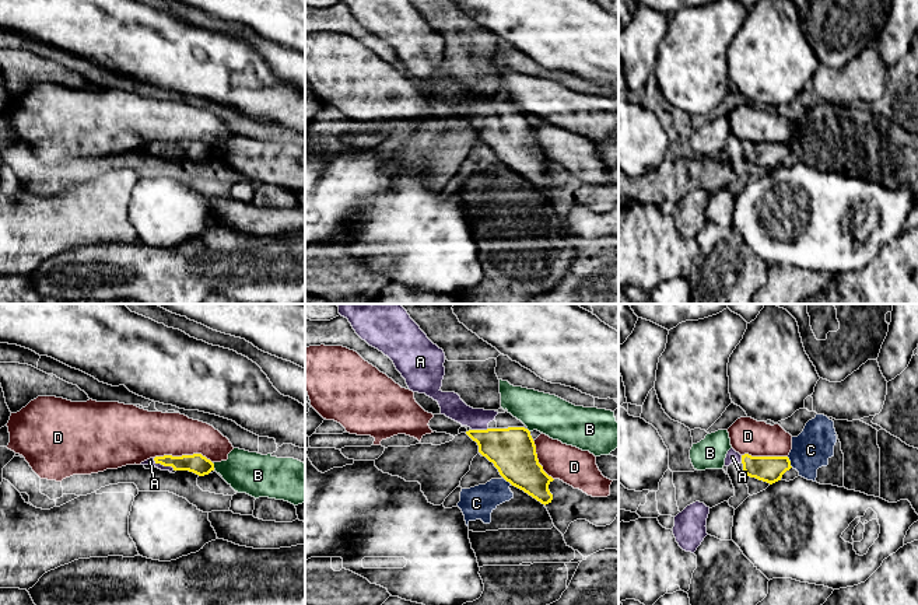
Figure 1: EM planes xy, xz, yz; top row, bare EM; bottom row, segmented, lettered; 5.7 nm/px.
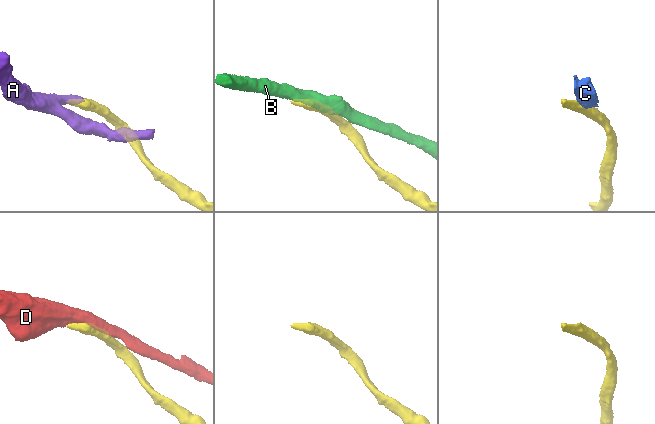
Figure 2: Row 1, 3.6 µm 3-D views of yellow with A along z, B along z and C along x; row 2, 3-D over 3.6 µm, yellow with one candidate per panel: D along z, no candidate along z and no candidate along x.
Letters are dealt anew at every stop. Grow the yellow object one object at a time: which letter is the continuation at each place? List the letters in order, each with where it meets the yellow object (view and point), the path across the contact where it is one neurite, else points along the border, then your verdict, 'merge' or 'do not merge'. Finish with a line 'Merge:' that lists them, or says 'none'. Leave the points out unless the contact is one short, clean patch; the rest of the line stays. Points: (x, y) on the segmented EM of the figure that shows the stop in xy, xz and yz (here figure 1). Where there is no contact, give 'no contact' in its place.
A: contact xy (164, 465); way xy (198, 464), (164, 465), (150, 461); merge
B: contact xy (213, 465); border xy (212, 462), (214, 468); do not merge
C: contact yz (789, 462); border yz (787, 457), (792, 467); do not merge
D: contact xy (184, 455); do not merge
Merge: A

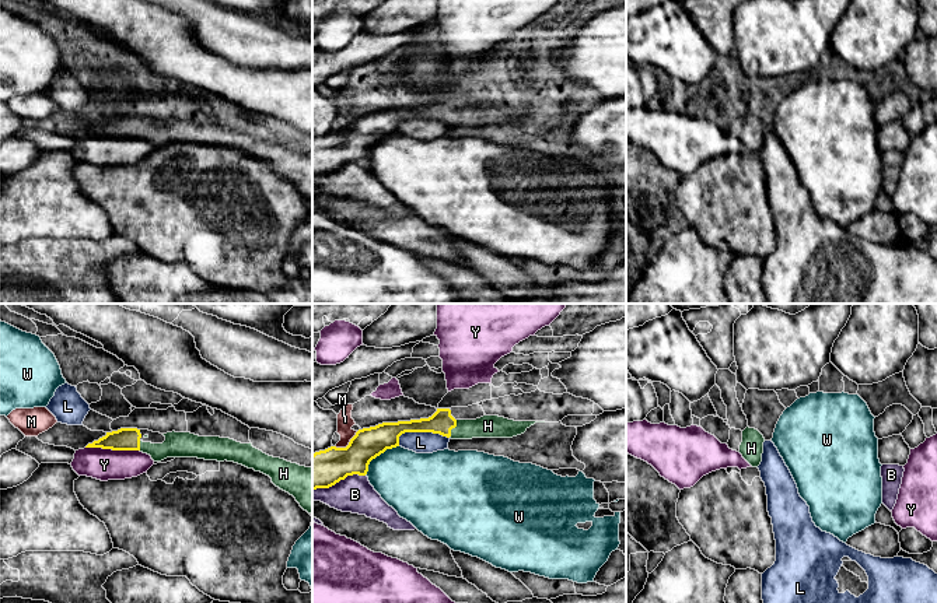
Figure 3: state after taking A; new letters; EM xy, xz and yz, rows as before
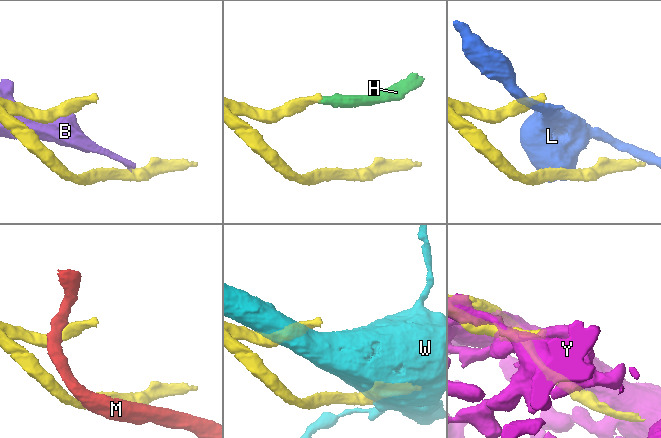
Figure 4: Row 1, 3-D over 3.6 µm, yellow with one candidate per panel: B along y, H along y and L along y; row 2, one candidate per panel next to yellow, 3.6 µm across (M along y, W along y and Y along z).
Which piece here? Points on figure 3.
B: contact xz (338, 481); do not merge
H: contact xz (453, 427); way xz (441, 421), (453, 427), (488, 426); merge
L: contact xz (419, 431); border xz (448, 438), (432, 433), (404, 433), (399, 437), (398, 445); do not merge
M: contact xz (349, 444); do not merge
W: contact xz (377, 455); do not merge
Y: contact xy (112, 449); do not merge
Merge: H

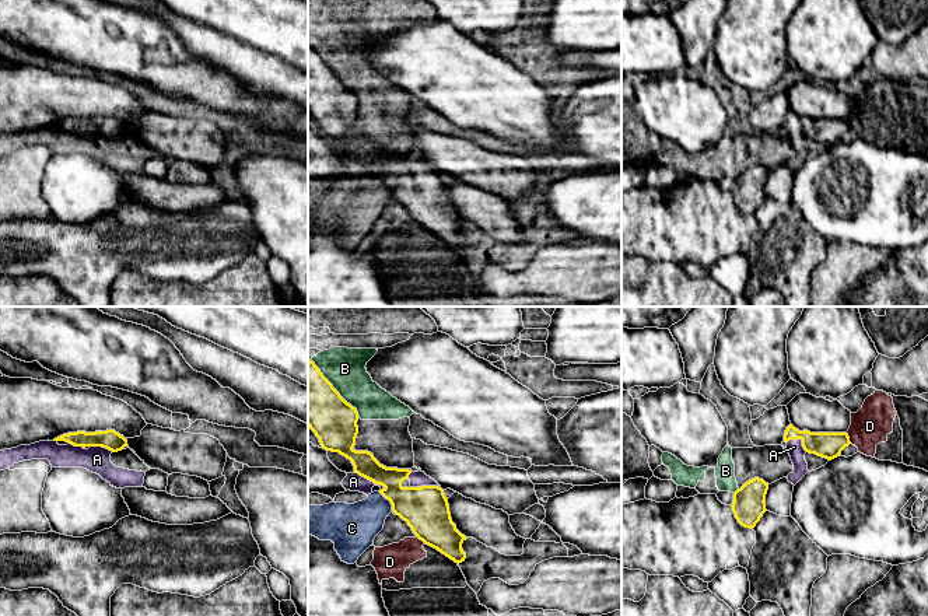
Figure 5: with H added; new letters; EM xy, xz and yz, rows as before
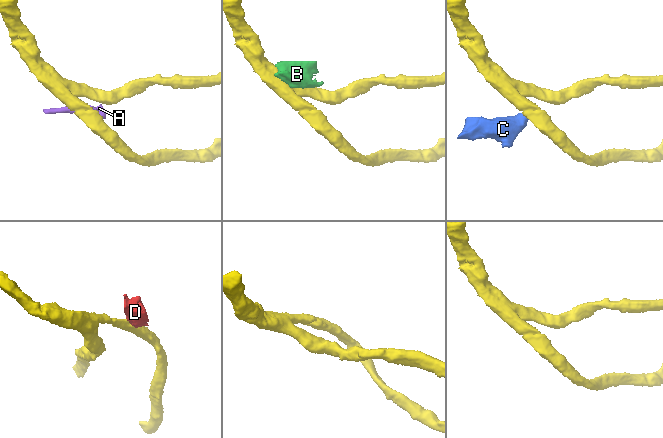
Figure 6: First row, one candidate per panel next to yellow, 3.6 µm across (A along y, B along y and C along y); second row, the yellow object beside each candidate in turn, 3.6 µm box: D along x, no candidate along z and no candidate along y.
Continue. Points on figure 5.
A: contact xz (370, 479); border xz (354, 472), (385, 487); do not merge
B: contact xz (333, 388); do not merge
C: contact xz (388, 499); border xz (378, 492), (389, 501), (392, 510); do not merge
D: contact yz (848, 438); border yz (846, 433), (851, 443); do not merge
Merge: none

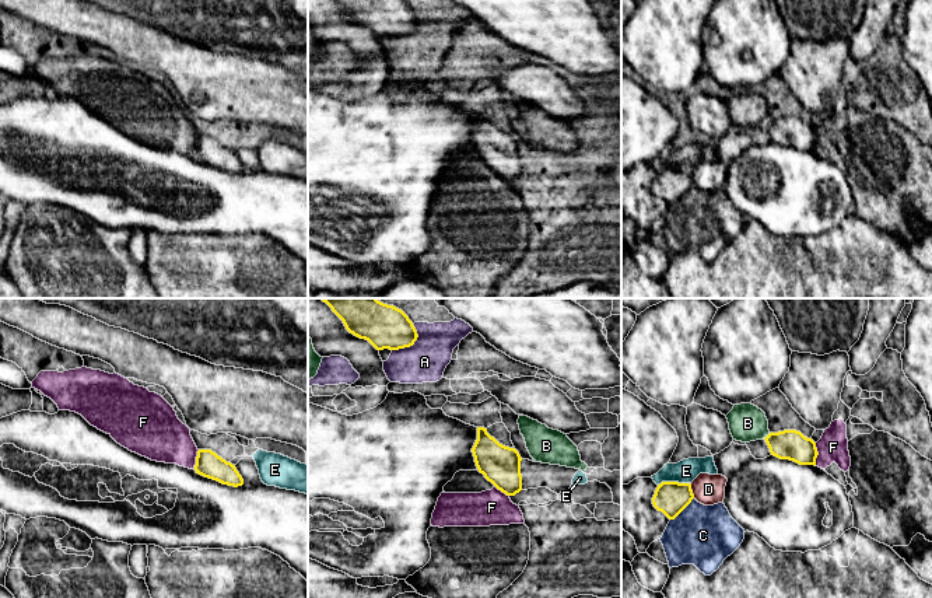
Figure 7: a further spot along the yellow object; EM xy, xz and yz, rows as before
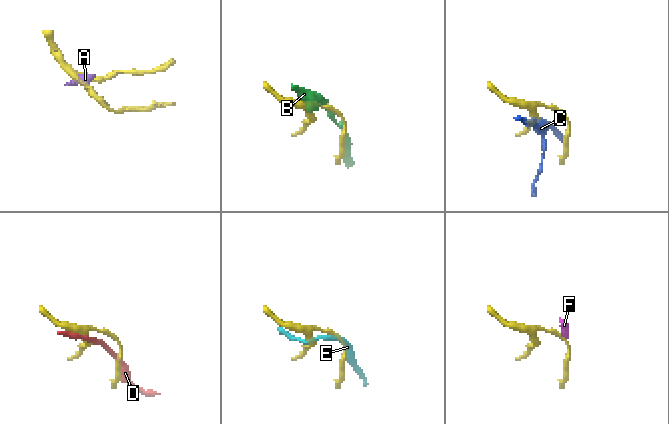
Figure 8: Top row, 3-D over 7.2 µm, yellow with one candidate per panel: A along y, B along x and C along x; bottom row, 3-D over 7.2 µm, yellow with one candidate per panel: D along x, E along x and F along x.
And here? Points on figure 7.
A: contact xz (412, 345); do not merge
B: contact yz (767, 436); do not merge
C: contact yz (682, 510); do not merge
D: contact yz (692, 490); do not merge
E: contact yz (673, 482); do not merge
F: contact yz (817, 454); border yz (815, 443), (817, 453), (816, 465); do not merge
Merge: none

